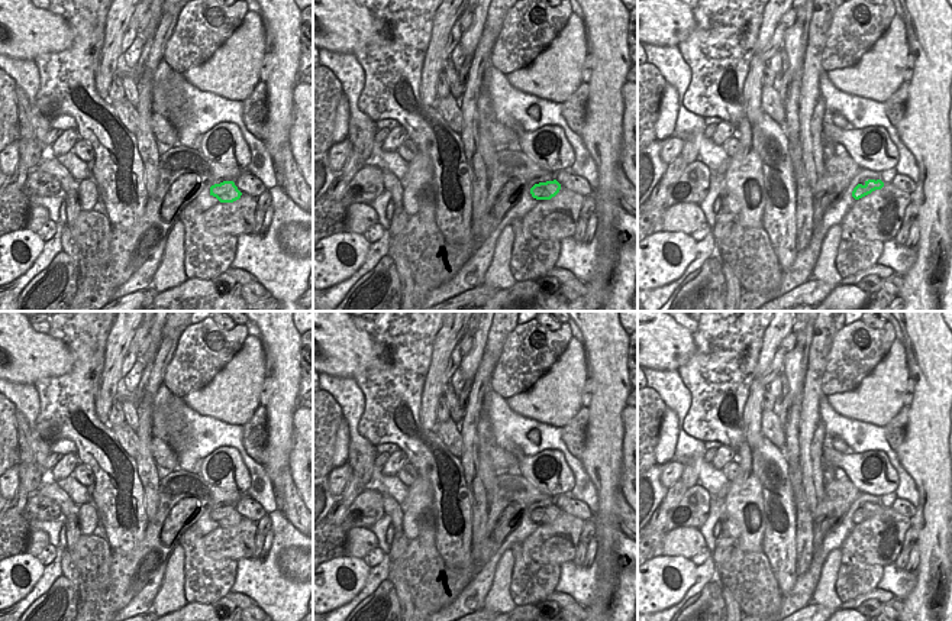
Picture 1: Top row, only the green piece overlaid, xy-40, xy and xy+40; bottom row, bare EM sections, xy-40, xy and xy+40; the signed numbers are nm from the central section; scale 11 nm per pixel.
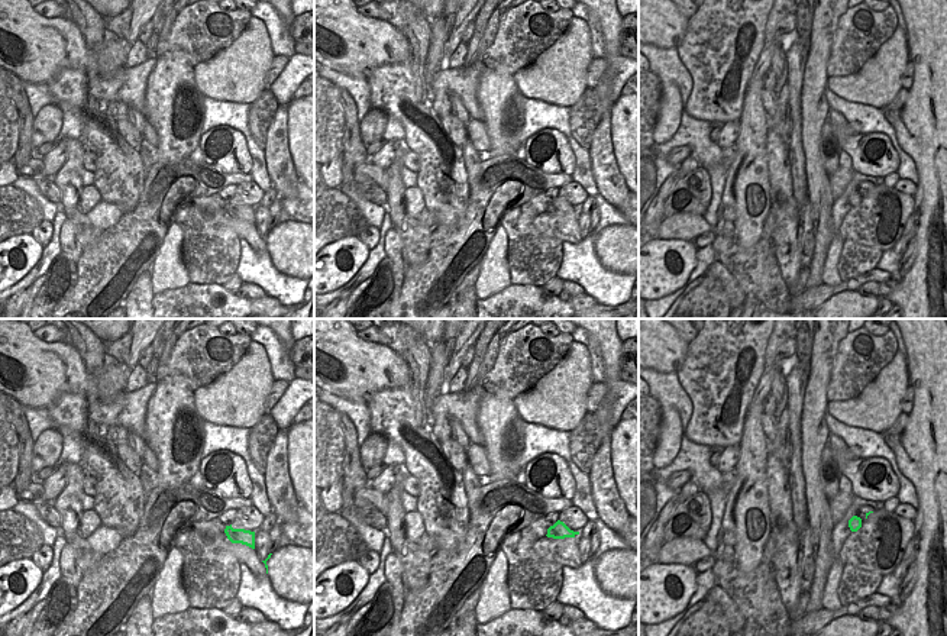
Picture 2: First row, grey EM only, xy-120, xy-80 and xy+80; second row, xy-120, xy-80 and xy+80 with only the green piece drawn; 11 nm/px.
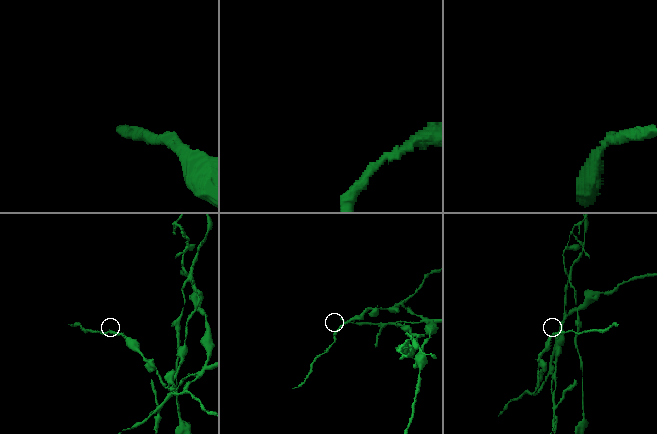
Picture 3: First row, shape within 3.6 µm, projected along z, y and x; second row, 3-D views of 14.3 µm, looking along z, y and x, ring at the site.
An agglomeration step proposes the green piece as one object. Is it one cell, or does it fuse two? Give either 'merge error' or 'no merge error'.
merge error

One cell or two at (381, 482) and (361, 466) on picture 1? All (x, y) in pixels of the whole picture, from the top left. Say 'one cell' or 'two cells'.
one cell

